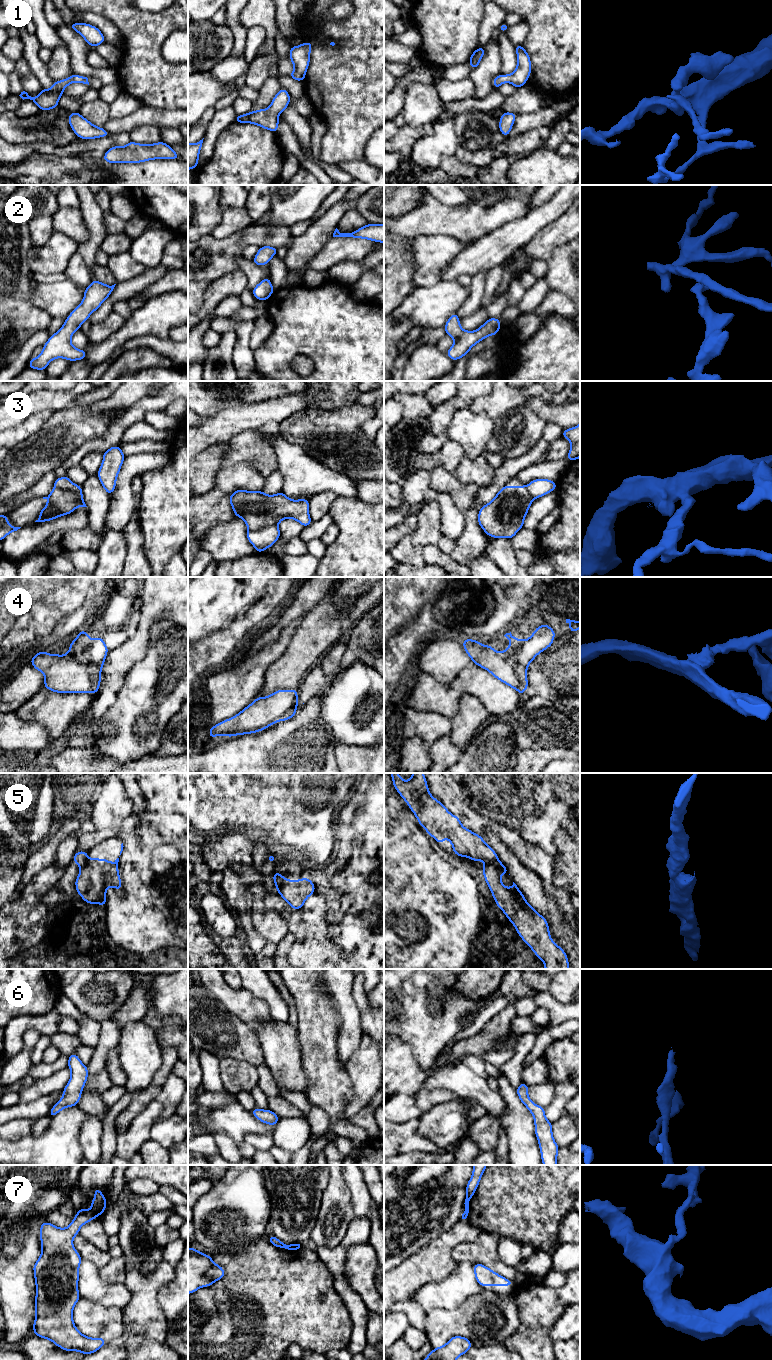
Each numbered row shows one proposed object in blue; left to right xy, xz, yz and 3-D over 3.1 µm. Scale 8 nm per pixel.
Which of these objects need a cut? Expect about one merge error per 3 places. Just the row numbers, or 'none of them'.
3, 4, 5, 7

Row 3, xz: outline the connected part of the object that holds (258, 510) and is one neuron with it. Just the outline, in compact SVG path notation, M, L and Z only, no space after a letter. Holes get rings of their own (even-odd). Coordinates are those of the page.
M238 489L229 497L235 517L242 518L248 530L261 530L278 525L289 518L299 522L303 527L312 523L309 515L309 499L292 500L282 491L266 495L263 491Z

